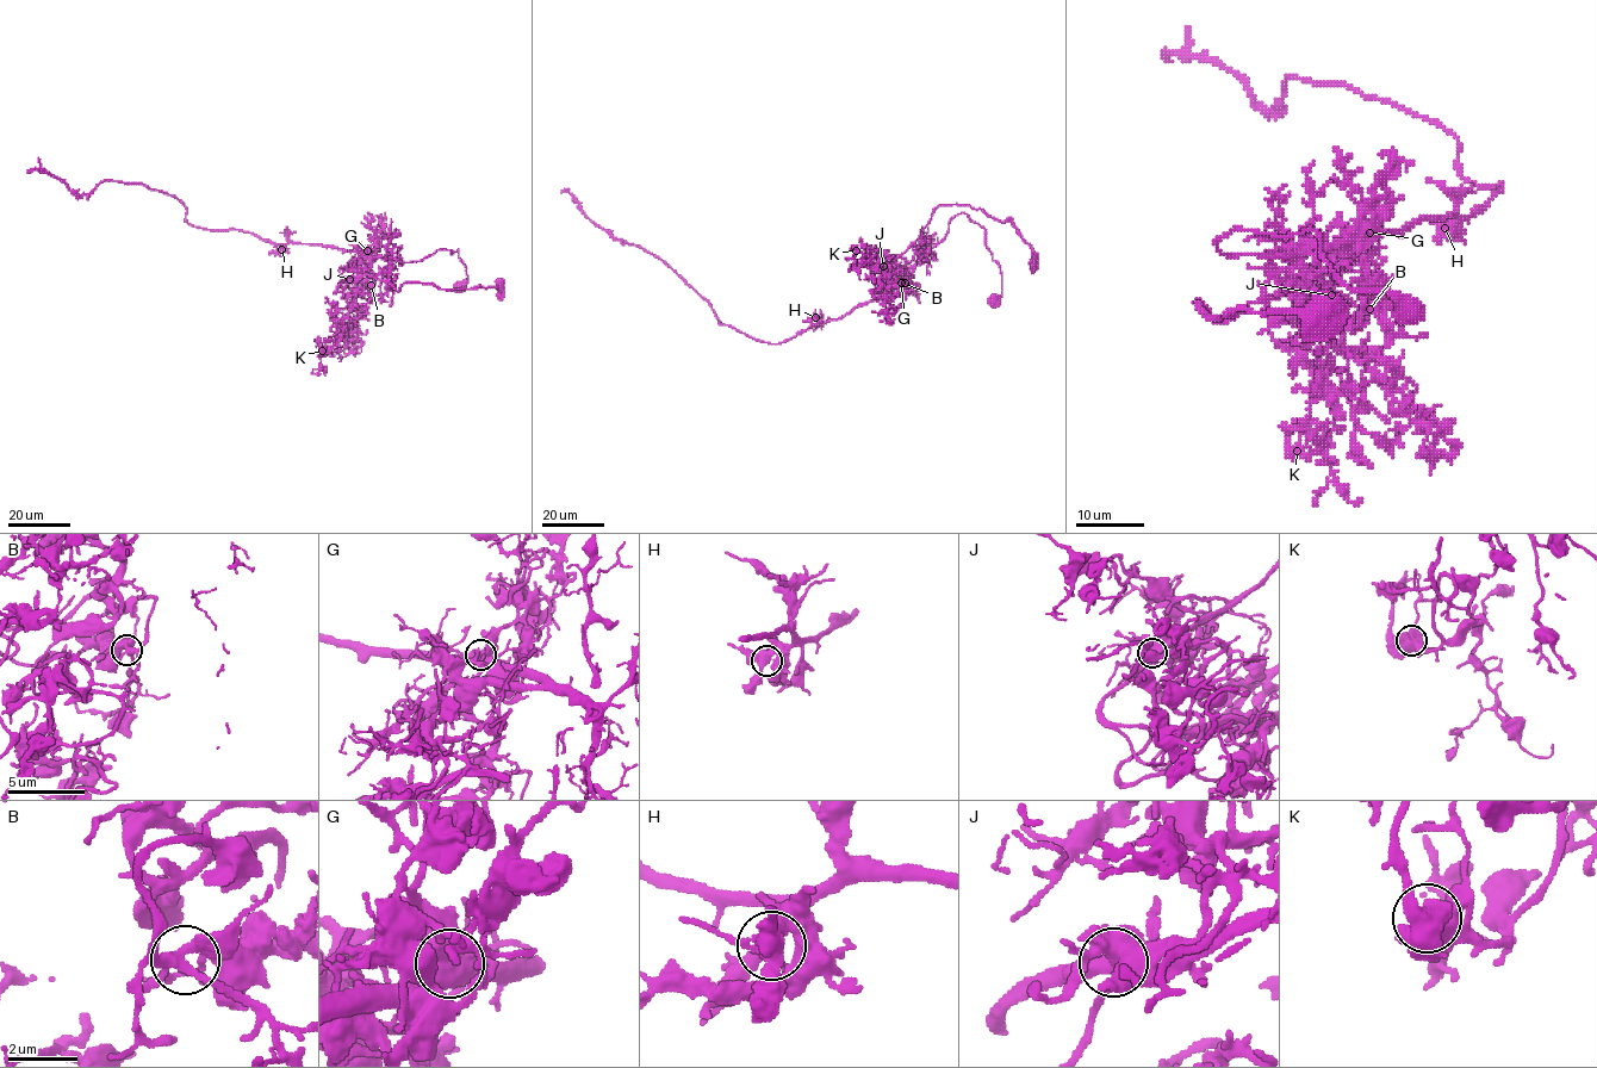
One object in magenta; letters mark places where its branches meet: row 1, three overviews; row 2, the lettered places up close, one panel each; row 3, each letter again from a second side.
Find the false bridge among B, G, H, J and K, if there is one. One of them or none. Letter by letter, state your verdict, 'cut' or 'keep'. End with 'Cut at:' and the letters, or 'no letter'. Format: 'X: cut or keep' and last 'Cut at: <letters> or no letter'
B: keep
G: cut
H: keep
J: keep
K: keep
Cut at: G

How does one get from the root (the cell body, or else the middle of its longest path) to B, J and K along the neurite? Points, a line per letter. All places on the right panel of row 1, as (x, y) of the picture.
B: (1409, 315), (1352, 291), (1311, 229), (1215, 243), (1361, 249), (1369, 309)
J: (1409, 315), (1352, 291), (1311, 229), (1215, 243), (1343, 248), (1319, 274), (1331, 295)
K: (1409, 315), (1352, 291), (1311, 229), (1215, 243), (1346, 249), (1319, 274), (1342, 336), (1297, 451)

